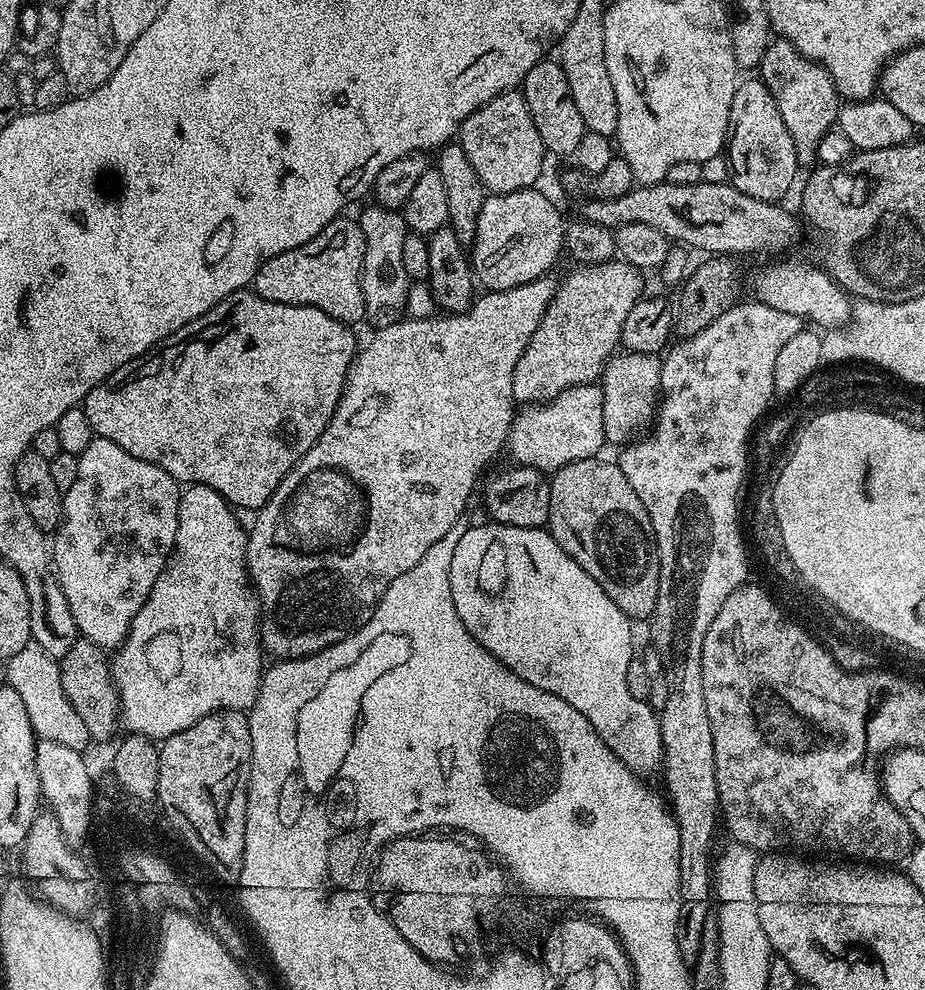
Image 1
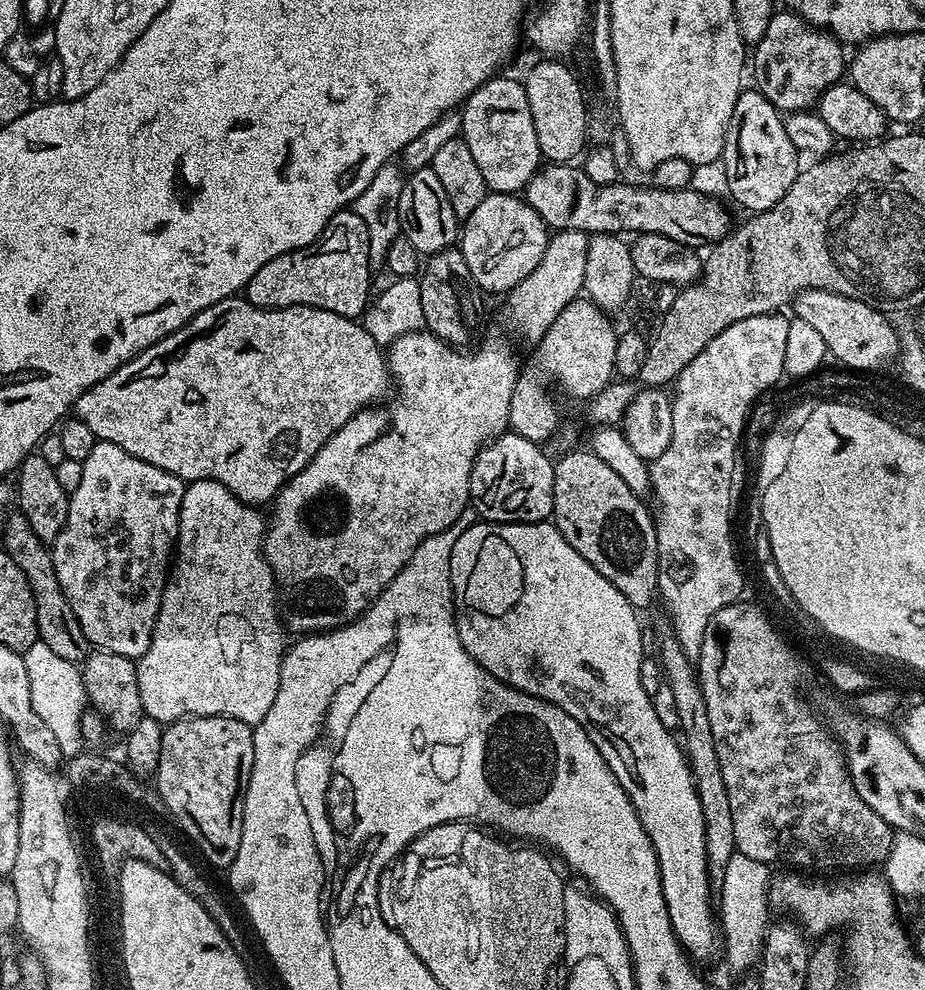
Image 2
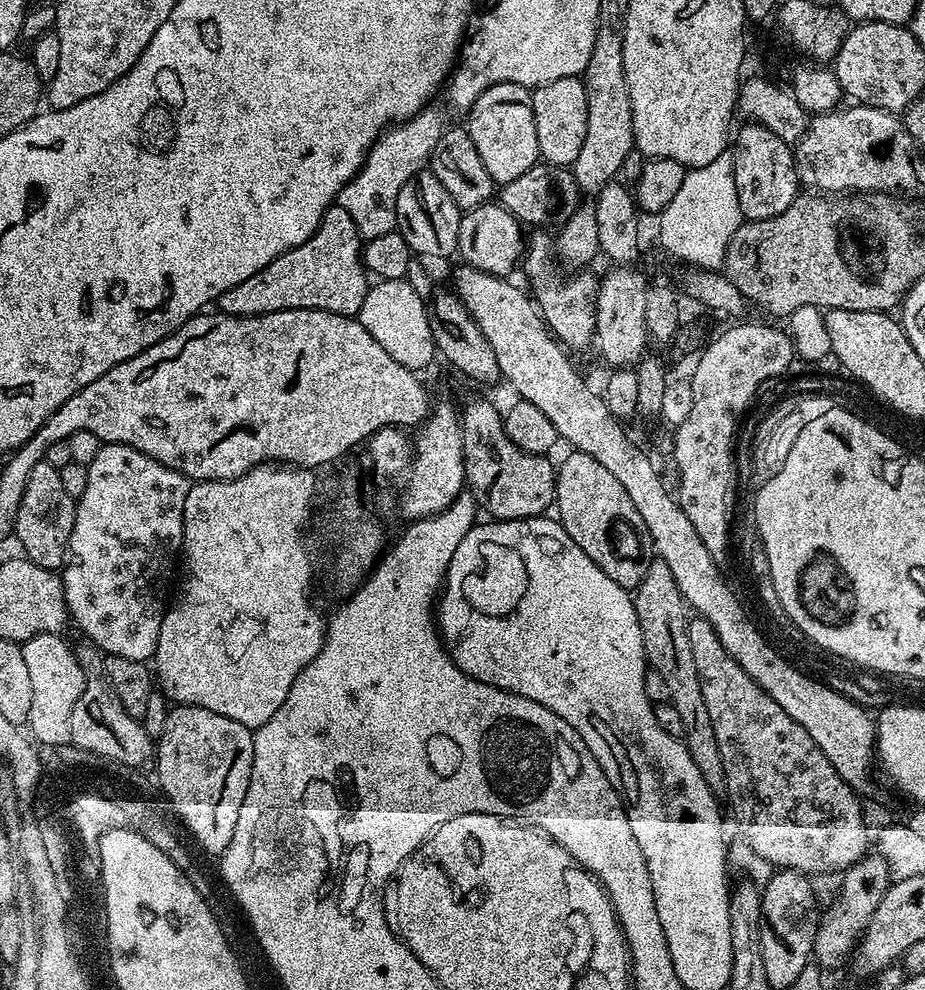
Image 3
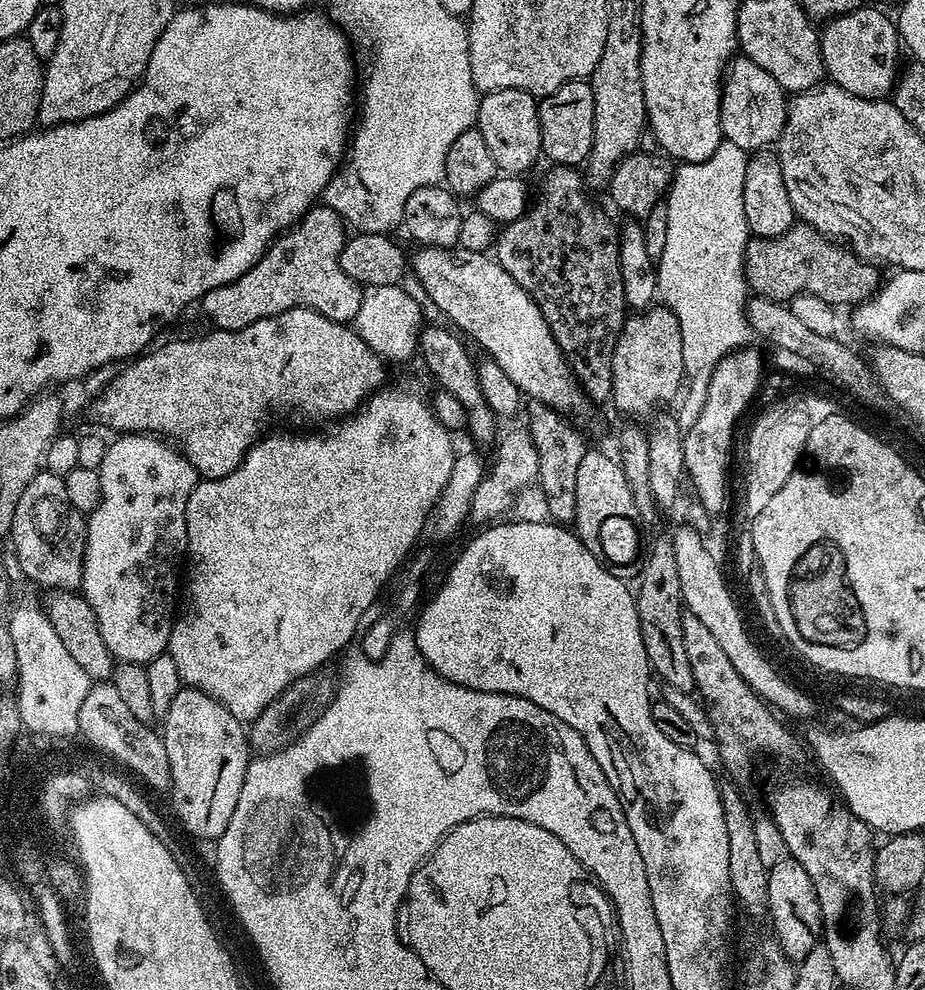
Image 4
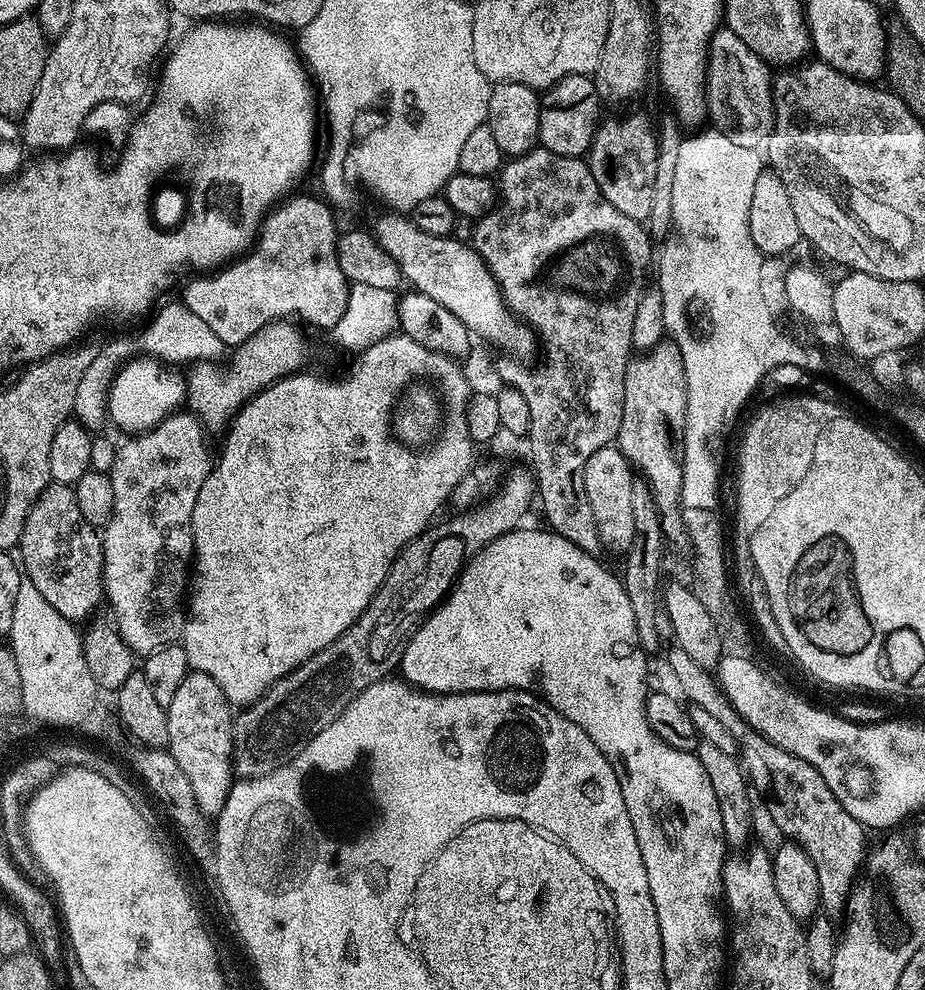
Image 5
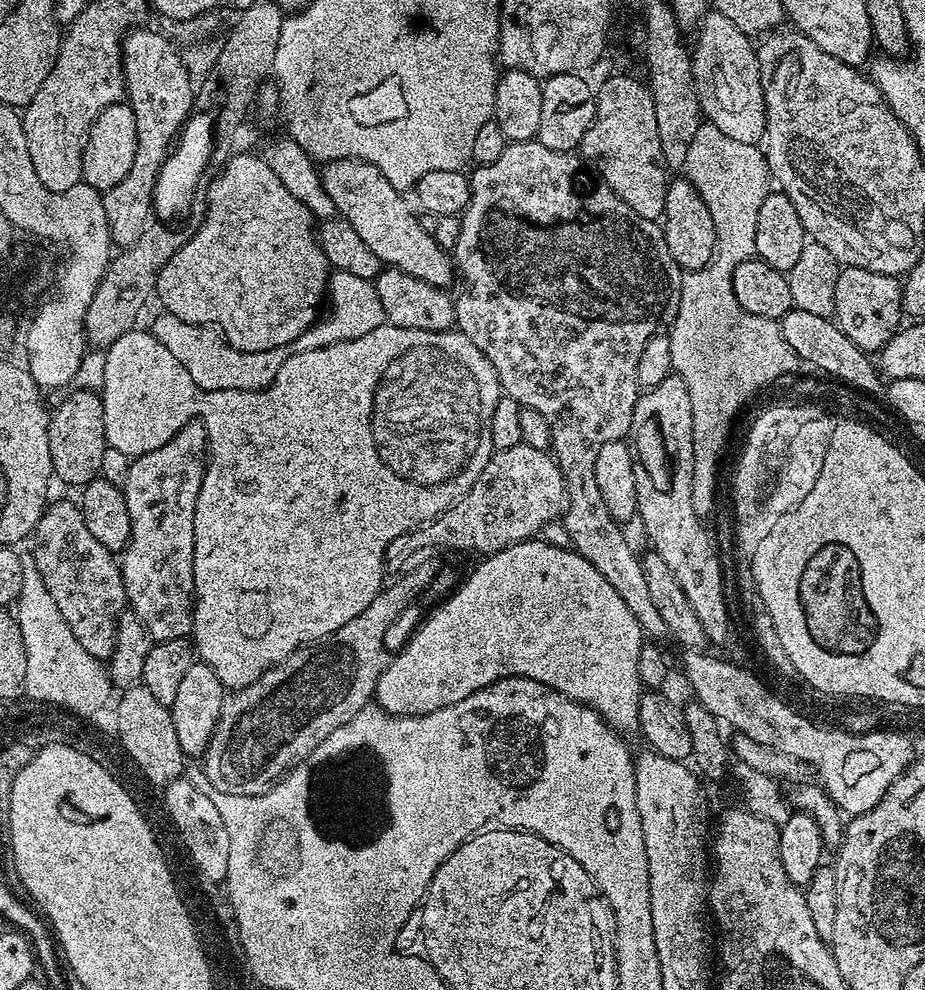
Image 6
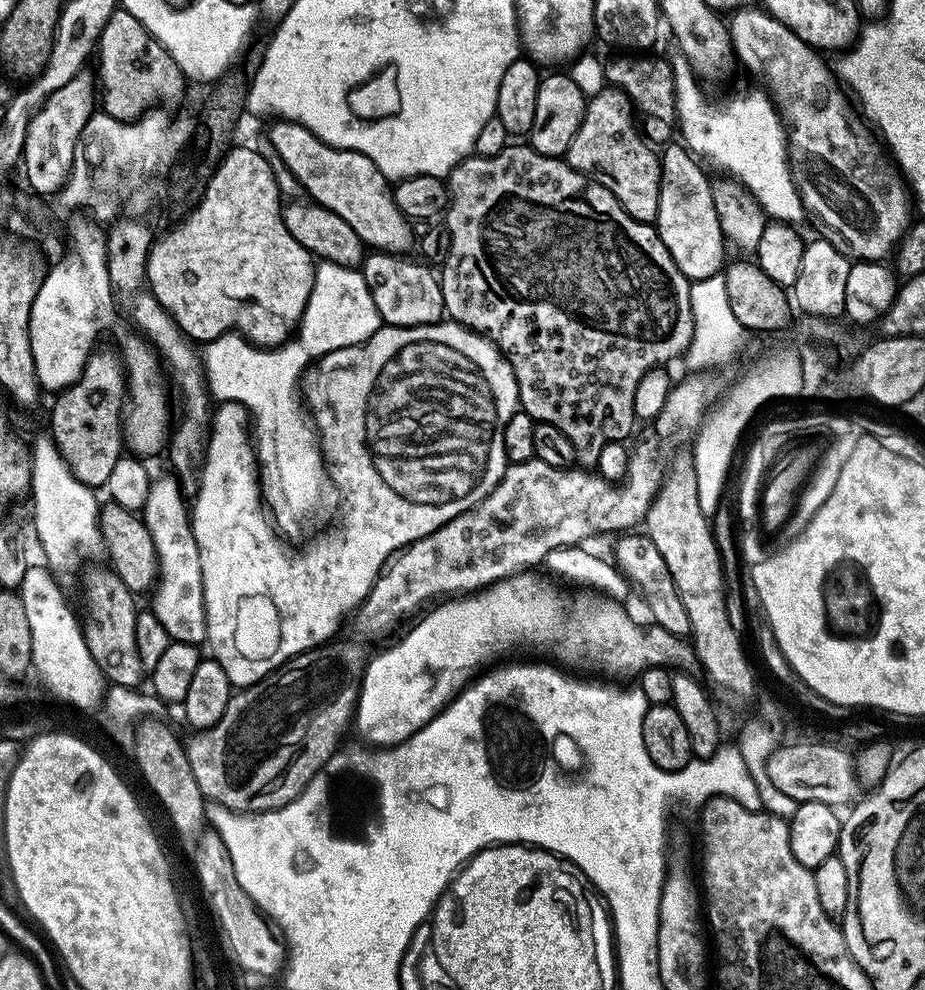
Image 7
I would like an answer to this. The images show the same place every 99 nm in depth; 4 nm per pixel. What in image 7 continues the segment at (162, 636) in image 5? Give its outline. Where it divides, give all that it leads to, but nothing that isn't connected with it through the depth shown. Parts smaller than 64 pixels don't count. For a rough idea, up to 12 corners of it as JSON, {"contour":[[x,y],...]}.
{"contour":[[157,475],[142,519],[158,583],[150,611],[178,642],[208,639],[185,491]]}

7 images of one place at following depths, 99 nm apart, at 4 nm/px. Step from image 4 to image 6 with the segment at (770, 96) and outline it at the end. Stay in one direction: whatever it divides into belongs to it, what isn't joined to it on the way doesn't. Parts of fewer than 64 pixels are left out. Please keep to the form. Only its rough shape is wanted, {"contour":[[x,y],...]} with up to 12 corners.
{"contour":[[704,14],[690,55],[701,115],[757,145],[766,116],[757,49]]}

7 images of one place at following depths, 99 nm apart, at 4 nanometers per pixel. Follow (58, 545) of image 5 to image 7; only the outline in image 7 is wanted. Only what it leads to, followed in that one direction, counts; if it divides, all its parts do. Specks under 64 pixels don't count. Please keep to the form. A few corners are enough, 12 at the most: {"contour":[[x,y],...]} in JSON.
{"contour":[[115,572],[84,580],[82,627],[105,681],[139,689],[137,597]]}

